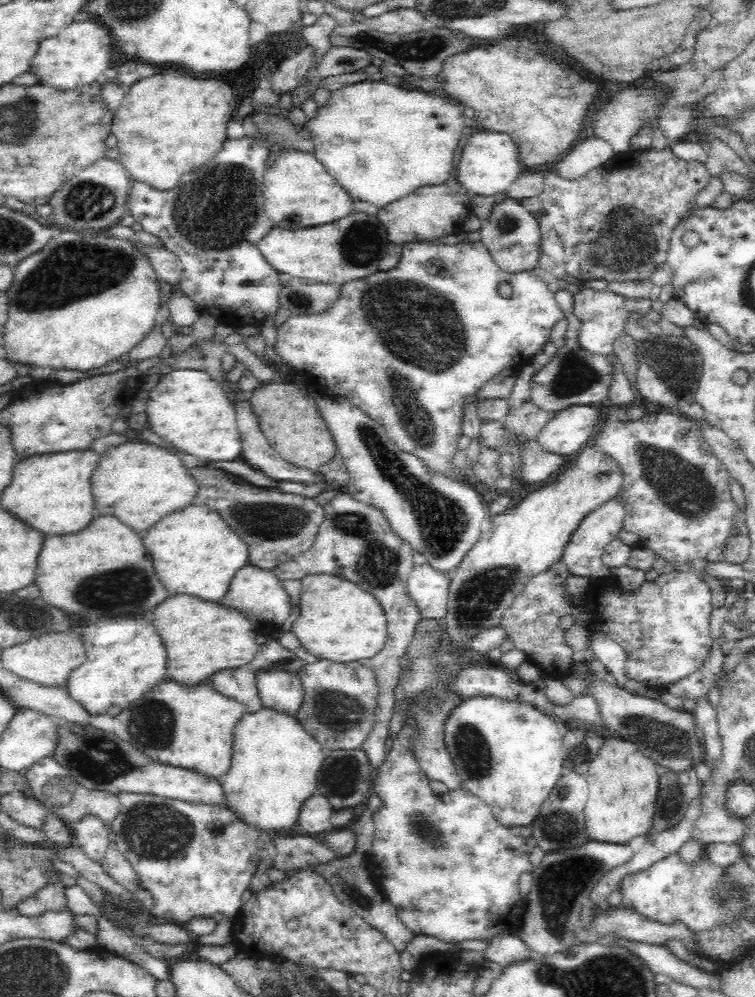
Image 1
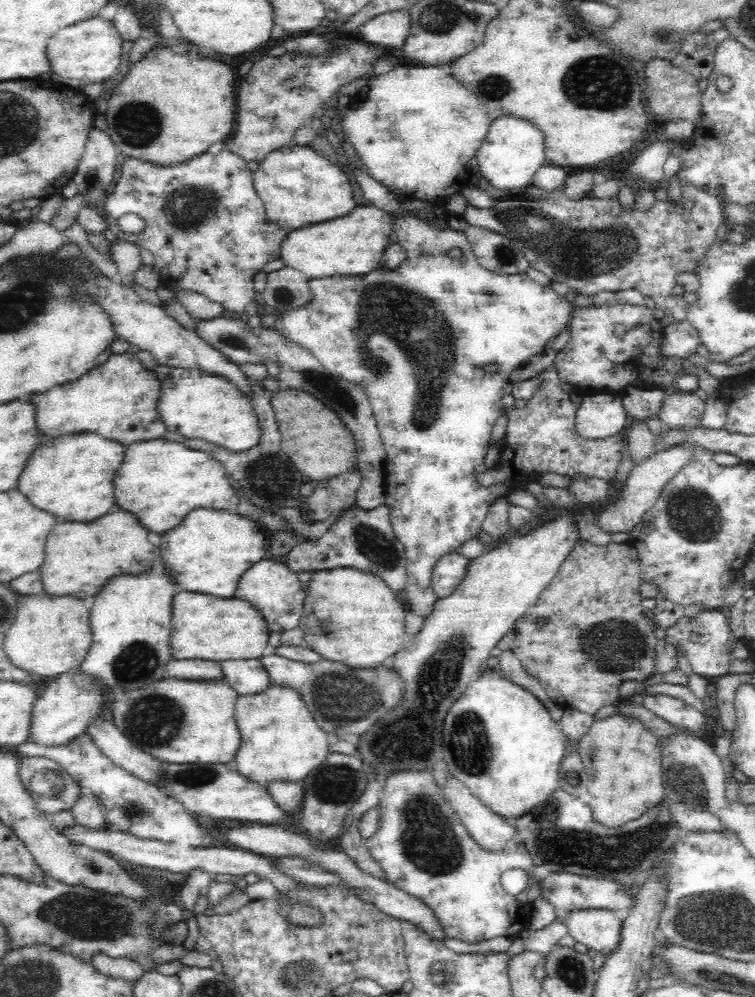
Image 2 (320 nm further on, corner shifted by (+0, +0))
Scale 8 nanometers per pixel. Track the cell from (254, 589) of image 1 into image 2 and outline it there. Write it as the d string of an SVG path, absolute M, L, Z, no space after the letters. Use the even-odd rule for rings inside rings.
M264 558L242 573L233 597L245 600L256 607L264 617L269 632L282 632L298 626L303 613L305 594L298 575L292 572L286 563Z

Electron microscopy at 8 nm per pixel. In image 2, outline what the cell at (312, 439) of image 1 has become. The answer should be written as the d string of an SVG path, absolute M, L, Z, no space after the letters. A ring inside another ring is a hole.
M295 388L279 389L270 394L269 406L273 416L276 416L277 430L282 436L280 450L306 478L321 481L354 468L352 460L356 458L356 452L348 430L340 424L340 418L334 416L332 410L328 410L317 398Z

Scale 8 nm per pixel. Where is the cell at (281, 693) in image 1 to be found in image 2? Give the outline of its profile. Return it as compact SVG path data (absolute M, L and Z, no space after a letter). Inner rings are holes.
M259 659L221 662L227 684L240 696L258 695L273 686L270 674Z

